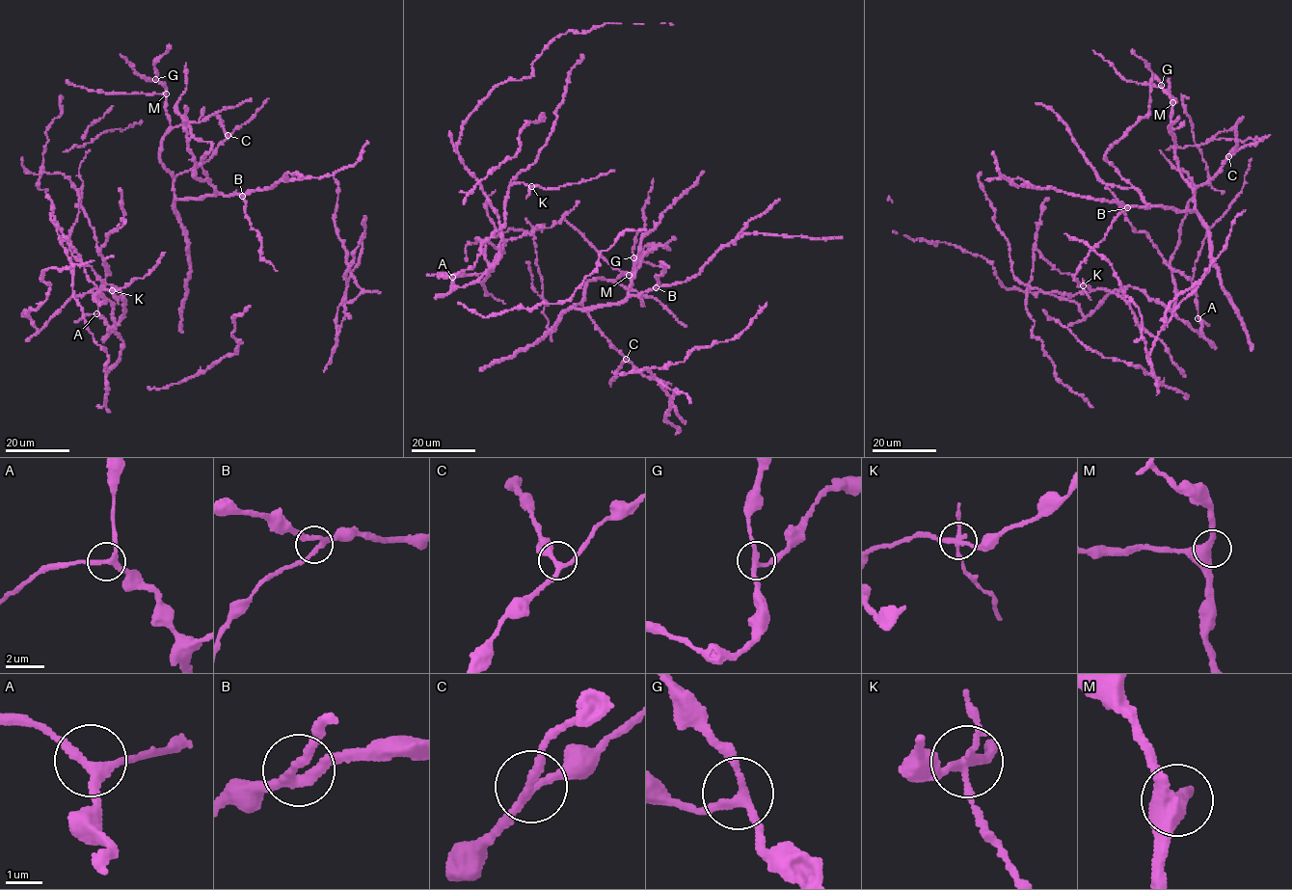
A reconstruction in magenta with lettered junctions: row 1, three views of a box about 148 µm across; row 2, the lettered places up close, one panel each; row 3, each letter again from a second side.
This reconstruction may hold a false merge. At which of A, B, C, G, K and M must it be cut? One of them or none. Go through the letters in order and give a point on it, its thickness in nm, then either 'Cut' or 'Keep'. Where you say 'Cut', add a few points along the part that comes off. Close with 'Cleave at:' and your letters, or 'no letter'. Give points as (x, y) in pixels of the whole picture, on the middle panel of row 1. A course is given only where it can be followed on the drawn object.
A: Place: (452, 277). Thickness 240 nm. Keep
B: Place: (656, 287). Thickness 240 nm. Keep
C: Place: (626, 359). Thickness 200 nm. Keep
G: Place: (633, 257). Thickness 200 nm. Keep
K: Place: (531, 186). Thickness 200 nm. Cut. Course of the part to remove: (531, 186), (526, 198)
M: Place: (629, 275). Thickness 380 nm. Keep
Cleave at: K

